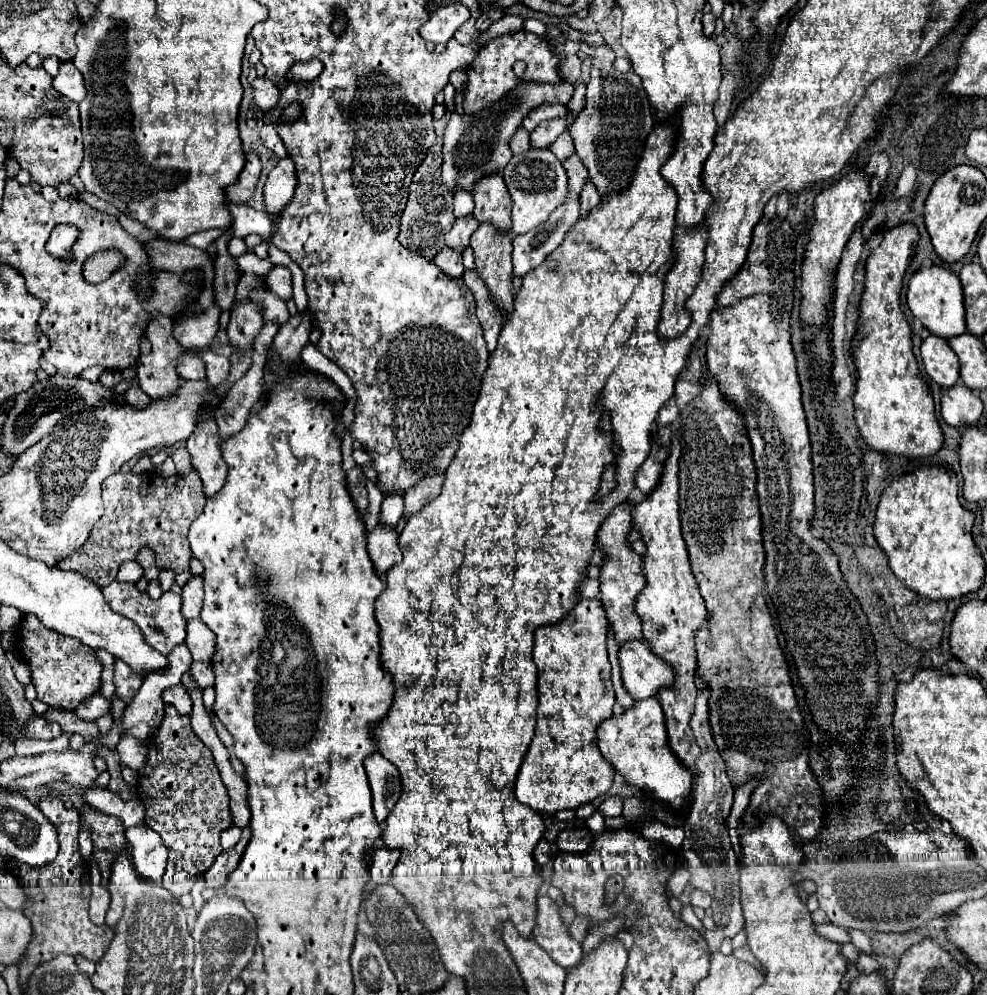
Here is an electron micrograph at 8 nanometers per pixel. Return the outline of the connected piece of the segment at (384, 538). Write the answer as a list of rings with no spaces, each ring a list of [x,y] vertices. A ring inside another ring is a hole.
[[[378,525],[368,537],[368,555],[374,563],[374,571],[382,577],[390,567],[402,561],[402,551],[398,547],[398,535],[392,527]]]

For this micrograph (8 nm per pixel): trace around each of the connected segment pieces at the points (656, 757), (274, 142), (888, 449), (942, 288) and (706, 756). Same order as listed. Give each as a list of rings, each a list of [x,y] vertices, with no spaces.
[[[656,697],[634,701],[634,705],[626,709],[620,717],[614,715],[610,719],[604,719],[602,725],[598,725],[596,733],[600,753],[628,783],[642,789],[650,789],[656,799],[668,803],[670,809],[678,813],[678,809],[690,795],[692,773],[686,767],[682,767],[682,763],[678,763],[674,753],[670,751],[664,713]]]
[[[264,125],[262,131],[260,131],[260,139],[262,139],[262,143],[264,143],[268,149],[272,149],[278,157],[286,157],[286,155],[288,155],[282,139],[278,137],[278,133],[276,133],[276,129],[274,129],[274,125]]]
[[[906,223],[894,229],[888,229],[882,243],[870,253],[866,261],[864,293],[860,299],[860,317],[858,317],[856,335],[854,335],[854,361],[858,369],[858,381],[856,381],[856,393],[854,393],[854,419],[856,419],[858,431],[870,449],[886,453],[886,455],[904,455],[904,457],[914,457],[914,459],[934,455],[944,443],[944,435],[934,415],[932,395],[928,393],[922,379],[914,373],[918,371],[918,363],[912,353],[912,339],[910,339],[912,333],[900,309],[902,277],[904,277],[906,267],[910,265],[910,259],[914,257],[916,243],[918,243],[918,231],[914,229],[914,225]]]
[[[924,267],[916,271],[908,283],[908,307],[916,319],[934,335],[952,339],[960,333],[966,331],[966,321],[964,321],[964,303],[962,303],[962,285],[960,279],[954,271],[946,267]]]
[[[696,677],[696,687],[698,687],[698,699],[696,699],[696,709],[690,721],[692,733],[702,749],[702,755],[698,759],[698,777],[696,777],[696,789],[694,789],[694,805],[690,813],[684,819],[684,831],[686,839],[680,847],[684,859],[686,859],[686,869],[690,871],[692,879],[690,885],[708,891],[712,897],[712,911],[714,911],[714,921],[718,925],[718,931],[708,931],[706,941],[710,951],[720,949],[720,941],[724,937],[734,937],[742,927],[744,927],[744,917],[740,909],[740,889],[738,889],[738,859],[732,851],[724,819],[730,813],[732,807],[732,795],[734,789],[726,777],[726,765],[714,745],[710,725],[708,725],[708,697],[706,697],[706,685]]]

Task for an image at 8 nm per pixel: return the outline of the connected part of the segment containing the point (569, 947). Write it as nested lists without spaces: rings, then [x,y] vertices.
[[[546,895],[538,897],[538,911],[532,939],[564,969],[572,969],[582,959],[580,943],[576,943],[568,935],[568,929],[564,927],[558,915],[558,905]]]

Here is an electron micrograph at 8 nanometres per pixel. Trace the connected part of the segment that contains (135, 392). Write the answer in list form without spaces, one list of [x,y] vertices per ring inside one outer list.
[[[130,389],[126,393],[126,399],[134,409],[146,409],[146,405],[150,405],[150,401],[152,401],[142,389]]]

